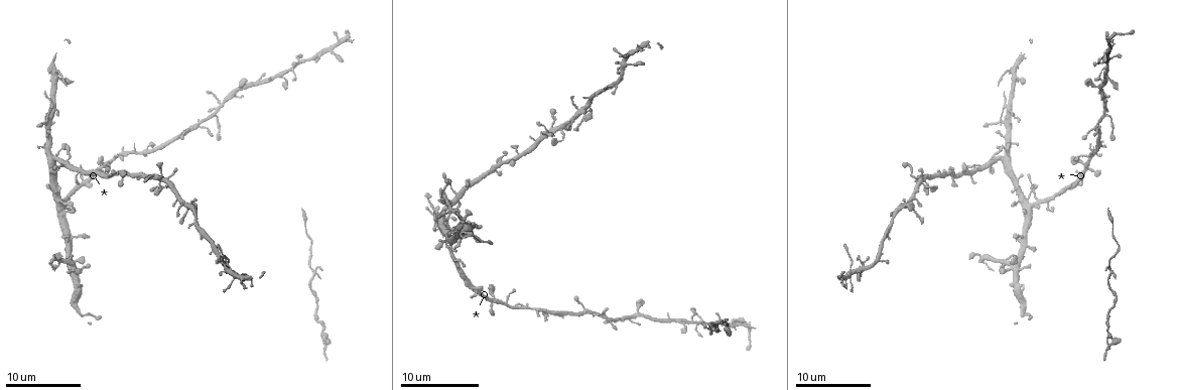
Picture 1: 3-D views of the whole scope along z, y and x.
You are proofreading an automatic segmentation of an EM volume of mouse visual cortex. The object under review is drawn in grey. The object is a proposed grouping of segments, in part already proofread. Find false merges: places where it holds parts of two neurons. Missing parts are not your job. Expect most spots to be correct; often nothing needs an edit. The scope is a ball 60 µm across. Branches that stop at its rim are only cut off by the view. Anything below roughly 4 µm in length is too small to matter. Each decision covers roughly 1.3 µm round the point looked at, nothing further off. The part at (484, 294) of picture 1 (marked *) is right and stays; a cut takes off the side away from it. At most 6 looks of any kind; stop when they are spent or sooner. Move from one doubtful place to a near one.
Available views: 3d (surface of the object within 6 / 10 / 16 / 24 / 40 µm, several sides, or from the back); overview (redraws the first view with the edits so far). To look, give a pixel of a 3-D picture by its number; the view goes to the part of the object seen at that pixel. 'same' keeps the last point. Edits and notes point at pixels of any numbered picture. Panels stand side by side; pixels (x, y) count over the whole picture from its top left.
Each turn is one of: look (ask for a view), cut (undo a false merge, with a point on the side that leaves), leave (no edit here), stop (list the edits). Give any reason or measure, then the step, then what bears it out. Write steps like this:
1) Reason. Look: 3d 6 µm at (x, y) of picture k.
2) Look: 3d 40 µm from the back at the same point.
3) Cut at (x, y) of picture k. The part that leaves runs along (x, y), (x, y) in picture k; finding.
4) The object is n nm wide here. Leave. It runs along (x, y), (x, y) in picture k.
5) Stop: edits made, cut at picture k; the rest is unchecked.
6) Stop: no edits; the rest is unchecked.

Look: 3d 6 µm at (1033, 207) of picture 1.

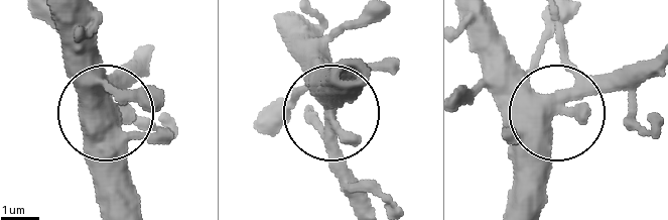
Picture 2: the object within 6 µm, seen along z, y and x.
Look: 3d 6 µm from the back at (554, 112) of picture 2.

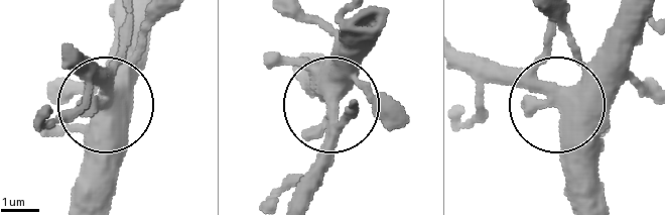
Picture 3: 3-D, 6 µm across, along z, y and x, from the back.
The object is 510 nm wide here. Leave. It runs along (466, 61), (552, 109), (565, 167), (587, 193) in picture 3; all the same neuron.

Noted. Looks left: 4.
Four-way junction. Look: 3d 10 µm at (1108, 114) of picture 1.

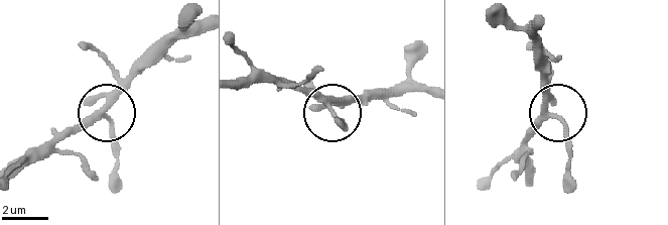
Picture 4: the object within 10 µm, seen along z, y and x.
Look: 3d 6 µm at (551, 114) of picture 4.

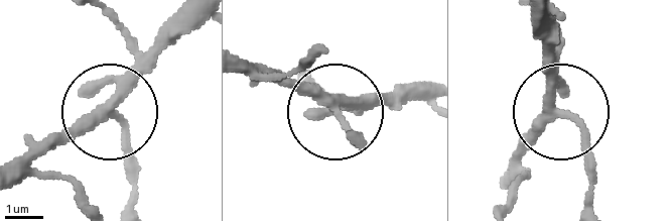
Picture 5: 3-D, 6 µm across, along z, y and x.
4 arms meet here. Leave. One neuron here.

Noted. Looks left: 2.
Three-way junction. Look: 3d 10 µm at (310, 266) of picture 1.

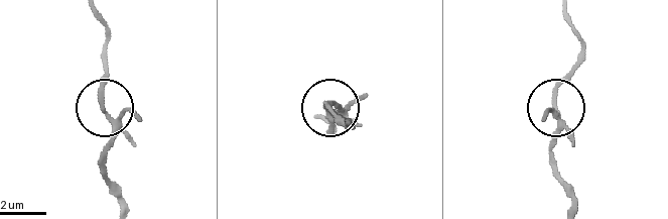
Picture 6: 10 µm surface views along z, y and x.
The object is 150 nm wide here. Leave. One neuron here.

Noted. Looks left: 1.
Stop: no edits; the rest is unchecked.

